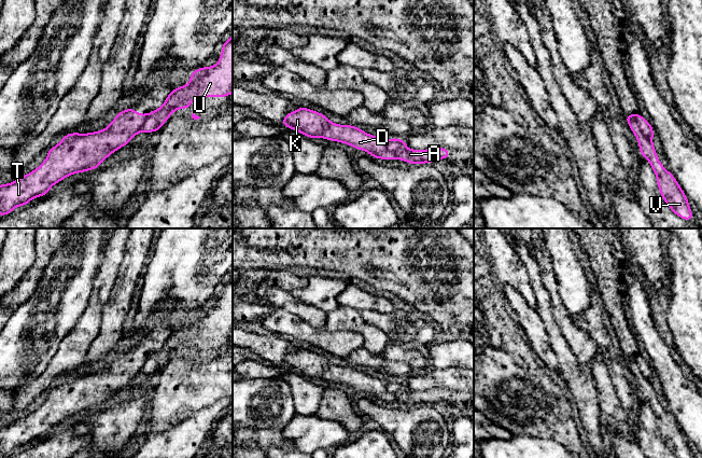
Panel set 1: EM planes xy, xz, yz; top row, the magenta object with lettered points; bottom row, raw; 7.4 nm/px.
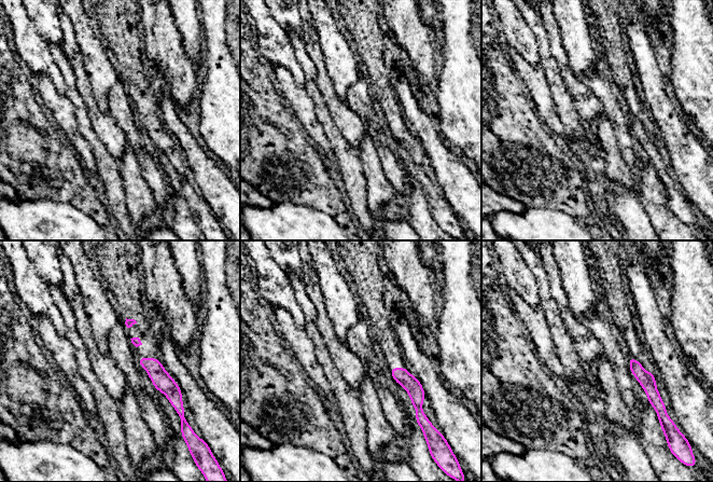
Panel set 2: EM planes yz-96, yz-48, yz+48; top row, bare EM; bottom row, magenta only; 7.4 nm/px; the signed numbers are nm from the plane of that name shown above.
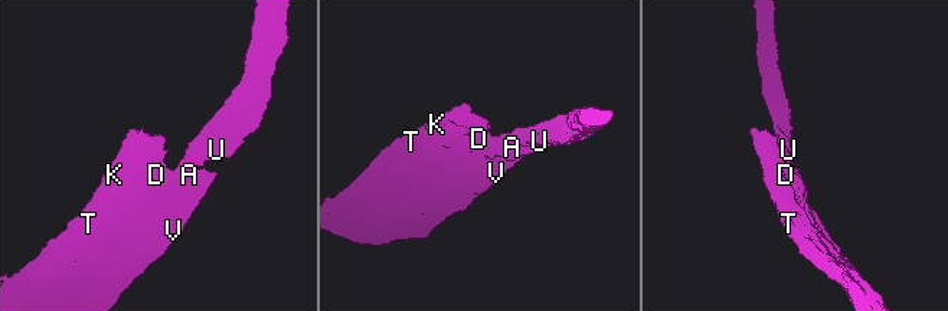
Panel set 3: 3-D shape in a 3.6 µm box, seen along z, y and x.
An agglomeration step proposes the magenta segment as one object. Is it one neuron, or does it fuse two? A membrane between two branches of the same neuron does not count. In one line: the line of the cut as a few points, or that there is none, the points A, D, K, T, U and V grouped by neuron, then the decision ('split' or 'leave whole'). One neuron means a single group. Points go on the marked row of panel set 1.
yz (628, 114), (651, 143) | A U V / D K T | split

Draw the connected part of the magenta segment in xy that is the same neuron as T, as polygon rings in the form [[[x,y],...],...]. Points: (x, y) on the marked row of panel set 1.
[[[131,107],[117,112],[104,129],[64,135],[57,145],[48,149],[47,157],[38,168],[12,183],[0,184],[0,217],[44,196],[53,184],[71,175],[97,169],[102,161],[128,144],[146,120],[148,114],[139,114]]]

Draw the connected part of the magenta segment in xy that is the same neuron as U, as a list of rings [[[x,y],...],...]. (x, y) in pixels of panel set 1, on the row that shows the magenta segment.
[[[233,33],[227,42],[223,42],[222,55],[216,59],[216,64],[210,68],[200,67],[189,74],[191,81],[187,85],[170,91],[164,105],[148,114],[148,120],[141,128],[141,133],[153,133],[160,130],[164,123],[178,109],[191,109],[191,101],[199,100],[203,97],[227,97],[233,93]]]

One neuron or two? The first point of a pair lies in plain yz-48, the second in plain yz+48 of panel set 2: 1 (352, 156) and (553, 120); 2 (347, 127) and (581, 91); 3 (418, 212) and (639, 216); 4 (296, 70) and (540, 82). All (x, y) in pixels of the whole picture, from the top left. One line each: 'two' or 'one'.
1: two
2: one
3: two
4: two

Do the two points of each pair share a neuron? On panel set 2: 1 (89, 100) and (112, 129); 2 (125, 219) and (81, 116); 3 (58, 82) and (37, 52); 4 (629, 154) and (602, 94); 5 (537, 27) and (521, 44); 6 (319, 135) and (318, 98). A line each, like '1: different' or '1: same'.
1: same
2: same
3: same
4: same
5: different
6: different

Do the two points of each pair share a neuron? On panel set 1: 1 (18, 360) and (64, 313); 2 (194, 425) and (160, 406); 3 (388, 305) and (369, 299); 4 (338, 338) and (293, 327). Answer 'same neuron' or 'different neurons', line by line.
1: same neuron
2: different neurons
3: same neuron
4: same neuron

